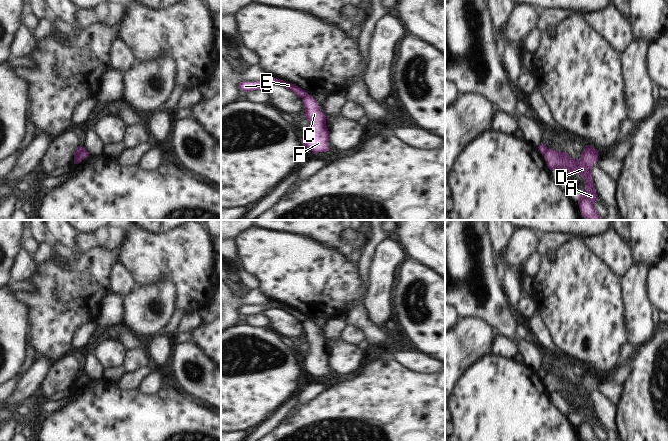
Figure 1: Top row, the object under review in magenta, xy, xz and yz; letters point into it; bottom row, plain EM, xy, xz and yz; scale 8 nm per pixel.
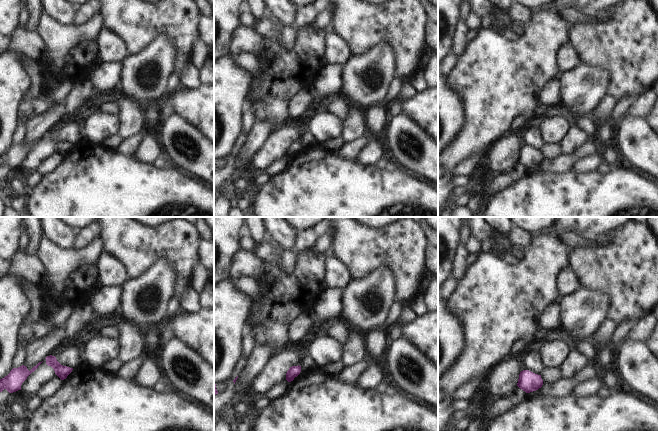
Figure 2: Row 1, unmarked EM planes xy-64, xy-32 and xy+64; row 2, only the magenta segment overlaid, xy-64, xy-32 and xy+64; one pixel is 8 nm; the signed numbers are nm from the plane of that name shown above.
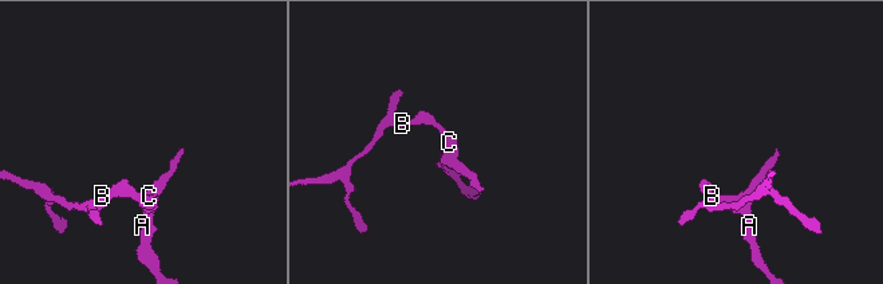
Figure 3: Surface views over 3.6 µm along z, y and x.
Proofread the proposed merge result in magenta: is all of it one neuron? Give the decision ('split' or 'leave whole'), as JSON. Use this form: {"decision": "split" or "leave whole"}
{"decision": "split"}

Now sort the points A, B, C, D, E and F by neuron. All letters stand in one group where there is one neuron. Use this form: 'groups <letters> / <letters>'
groups A C D F / B E

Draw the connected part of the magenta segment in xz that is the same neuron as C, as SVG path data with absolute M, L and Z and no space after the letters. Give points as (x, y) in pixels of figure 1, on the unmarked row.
M313 320L303 321L302 328L305 332L306 343L310 346L307 356L301 362L303 372L312 375L314 378L329 375L329 355L326 350L325 338L321 336Z

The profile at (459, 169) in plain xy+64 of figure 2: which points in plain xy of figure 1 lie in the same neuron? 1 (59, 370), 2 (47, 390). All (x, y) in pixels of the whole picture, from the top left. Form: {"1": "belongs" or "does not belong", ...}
{"1": "does not belong", "2": "does not belong"}

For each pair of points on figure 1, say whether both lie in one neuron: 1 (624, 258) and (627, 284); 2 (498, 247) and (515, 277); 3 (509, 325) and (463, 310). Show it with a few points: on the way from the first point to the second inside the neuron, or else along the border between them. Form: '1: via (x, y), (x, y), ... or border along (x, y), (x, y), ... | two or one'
1: border along (634, 264), (622, 278) | two
2: via (500, 255), (501, 264), (507, 270) | one
3: via (498, 316), (492, 310), (474, 310) | one

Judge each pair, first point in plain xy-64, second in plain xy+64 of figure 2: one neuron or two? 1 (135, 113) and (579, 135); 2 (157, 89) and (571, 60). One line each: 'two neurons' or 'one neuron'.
1: one neuron
2: two neurons

